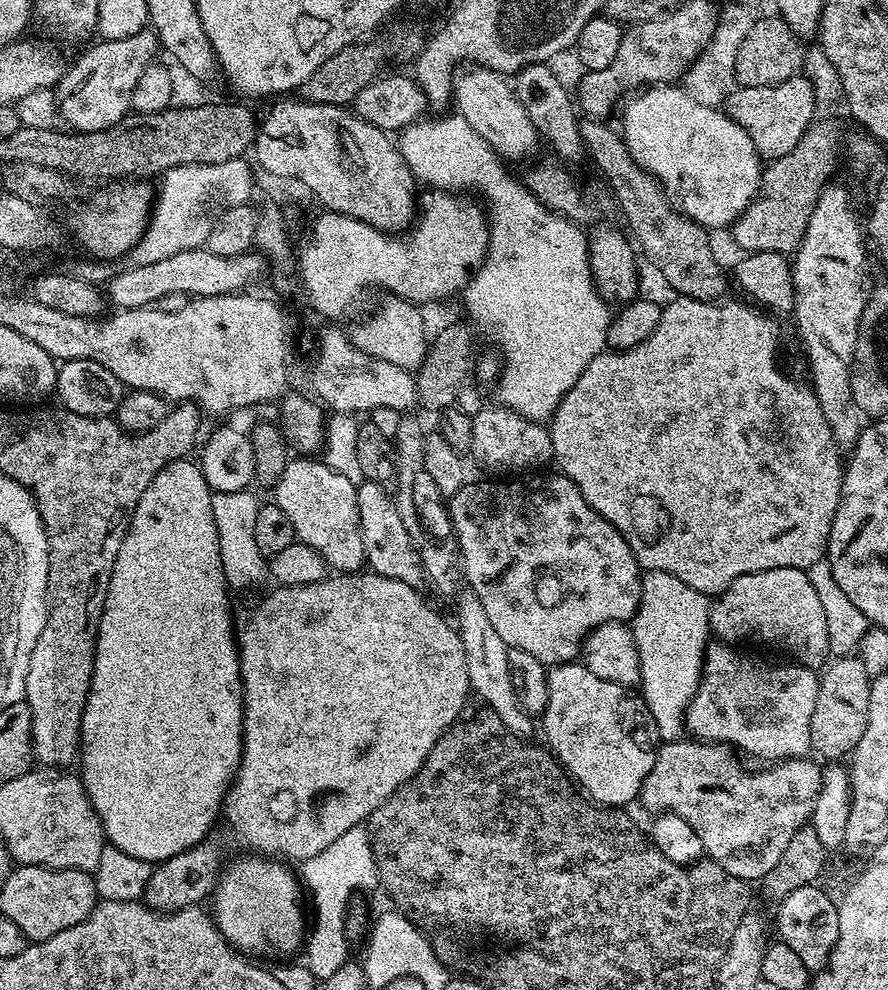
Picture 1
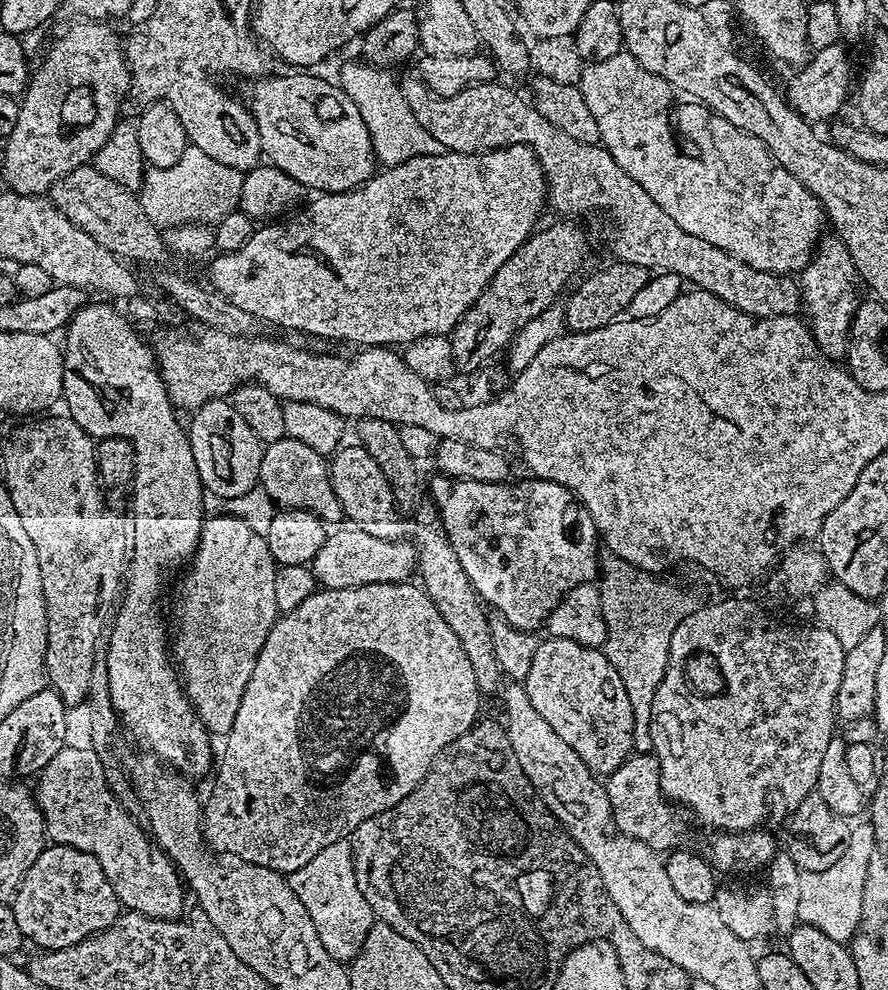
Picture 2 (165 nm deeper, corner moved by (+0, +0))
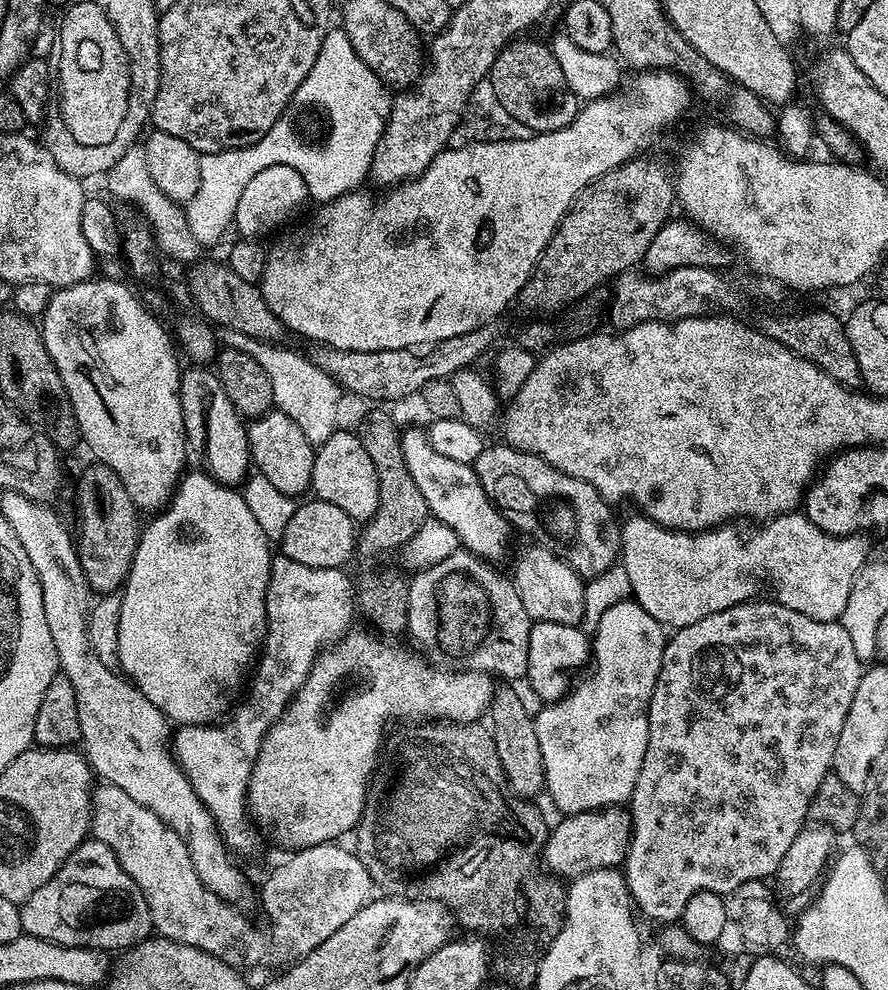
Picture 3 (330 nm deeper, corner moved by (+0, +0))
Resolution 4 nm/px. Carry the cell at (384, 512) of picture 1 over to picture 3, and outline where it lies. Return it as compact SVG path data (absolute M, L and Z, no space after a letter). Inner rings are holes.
M334 431L315 453L311 486L315 499L334 502L334 506L346 510L352 520L368 521L374 510L378 510L378 470L374 470L374 462L370 462L370 454L366 454L359 435L355 431Z

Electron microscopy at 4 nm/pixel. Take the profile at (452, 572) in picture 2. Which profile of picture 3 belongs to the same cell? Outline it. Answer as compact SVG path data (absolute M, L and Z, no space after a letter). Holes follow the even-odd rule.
M500 686L492 696L492 704L486 713L492 719L490 731L492 741L498 750L498 762L502 762L502 770L508 779L508 786L515 796L536 798L545 791L544 767L542 766L542 749L538 747L538 734L533 713L528 713L524 700L515 692L515 687Z

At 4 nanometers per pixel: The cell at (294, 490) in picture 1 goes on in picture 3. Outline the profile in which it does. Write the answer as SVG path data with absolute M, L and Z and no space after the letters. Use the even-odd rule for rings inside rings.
M273 410L257 416L247 425L248 451L251 463L259 475L270 478L271 484L282 494L299 497L300 492L308 492L312 486L312 467L316 453L296 422L286 414Z

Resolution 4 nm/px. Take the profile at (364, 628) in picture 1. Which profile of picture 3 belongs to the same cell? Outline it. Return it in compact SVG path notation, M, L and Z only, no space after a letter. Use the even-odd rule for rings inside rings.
M349 630L339 640L335 641L331 647L317 655L316 661L312 663L312 669L306 678L306 682L296 691L296 695L293 696L288 707L270 726L270 730L264 735L260 743L260 753L254 762L252 773L248 779L248 814L263 831L265 828L282 847L288 848L287 850L299 850L310 846L318 846L319 844L330 844L339 841L341 839L339 836L344 836L347 832L349 835L355 829L357 822L360 821L361 814L364 813L364 800L368 797L368 786L377 771L386 733L390 728L388 723L391 720L408 722L413 718L423 718L428 722L471 724L479 721L492 704L492 696L497 690L497 685L489 673L445 670L443 667L429 662L419 651L413 650L411 647L409 647L410 649L399 648L398 645L391 644L388 641L391 639L385 638L375 631L367 631L355 632L355 630Z

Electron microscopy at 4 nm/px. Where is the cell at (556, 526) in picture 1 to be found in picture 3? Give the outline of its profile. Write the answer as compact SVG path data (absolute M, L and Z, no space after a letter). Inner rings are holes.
M405 427L401 431L400 441L402 458L406 458L410 475L418 490L422 490L422 498L426 498L429 513L435 519L446 522L446 526L450 526L454 534L458 534L463 551L473 552L478 559L489 562L502 559L508 552L508 543L512 540L514 529L504 513L492 503L486 490L482 490L482 482L478 482L475 467L454 462L434 451L434 446L428 444L428 434L423 427Z

